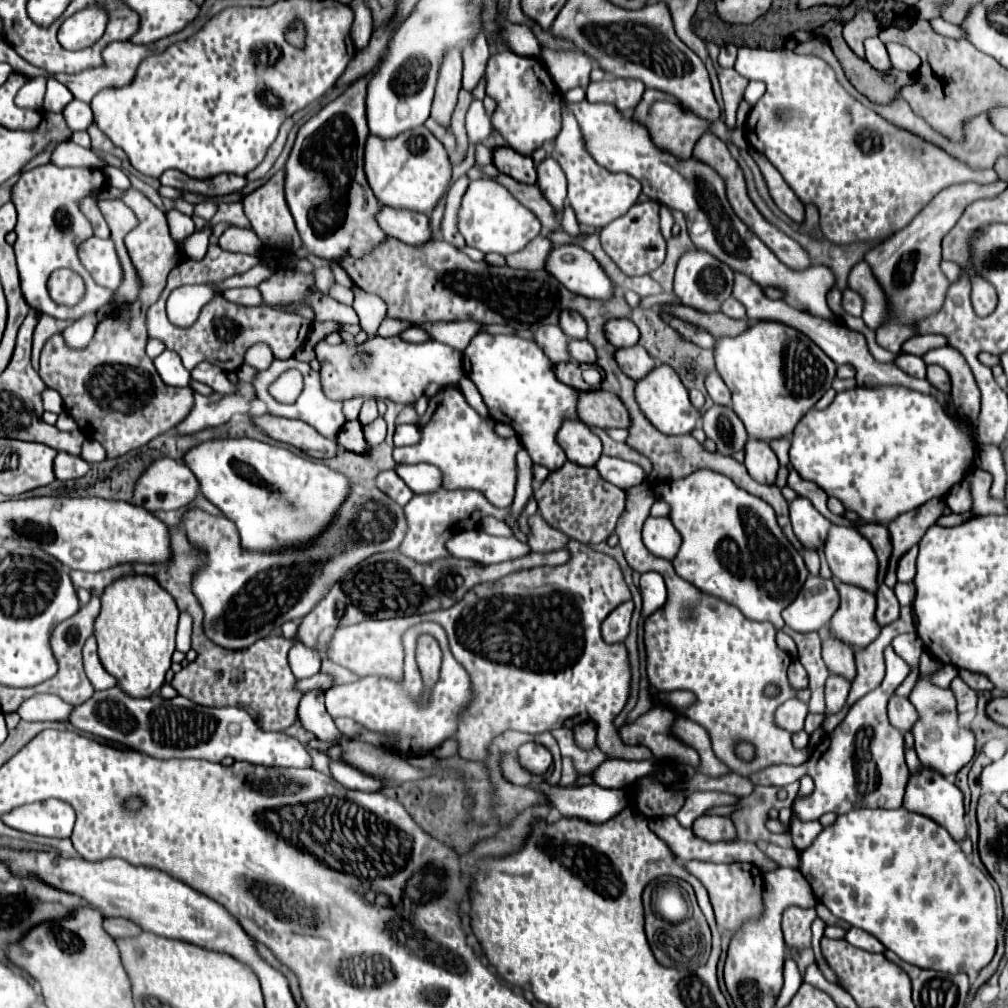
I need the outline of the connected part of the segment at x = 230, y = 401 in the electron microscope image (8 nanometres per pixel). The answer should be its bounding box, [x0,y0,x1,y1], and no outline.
[172,373,256,433]

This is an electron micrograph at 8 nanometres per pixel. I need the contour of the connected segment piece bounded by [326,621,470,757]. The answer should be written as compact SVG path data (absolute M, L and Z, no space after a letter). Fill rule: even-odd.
M418 623L410 627L402 635L402 645L404 645L404 683L396 683L384 677L362 677L354 683L348 685L338 685L326 691L326 707L332 717L350 717L356 723L364 725L366 729L380 731L380 733L396 733L398 741L394 745L394 751L406 753L408 757L422 755L444 743L456 729L456 717L458 711L466 705L470 699L470 679L466 669L454 659L448 647L448 639L444 629L438 623ZM422 633L430 633L432 637L438 639L440 649L442 649L442 671L440 671L440 681L432 689L430 703L426 707L416 705L416 697L422 693L422 677L414 659L416 651L416 639Z

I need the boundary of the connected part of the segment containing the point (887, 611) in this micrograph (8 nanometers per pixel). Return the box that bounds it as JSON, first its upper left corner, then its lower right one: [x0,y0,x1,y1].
[876,585,900,627]

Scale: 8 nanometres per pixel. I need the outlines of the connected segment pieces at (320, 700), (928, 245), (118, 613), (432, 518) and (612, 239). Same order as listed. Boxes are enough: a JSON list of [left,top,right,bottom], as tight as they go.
[[298,689,346,741],[864,181,1004,353],[94,575,178,697],[398,489,510,563],[600,201,666,275]]

